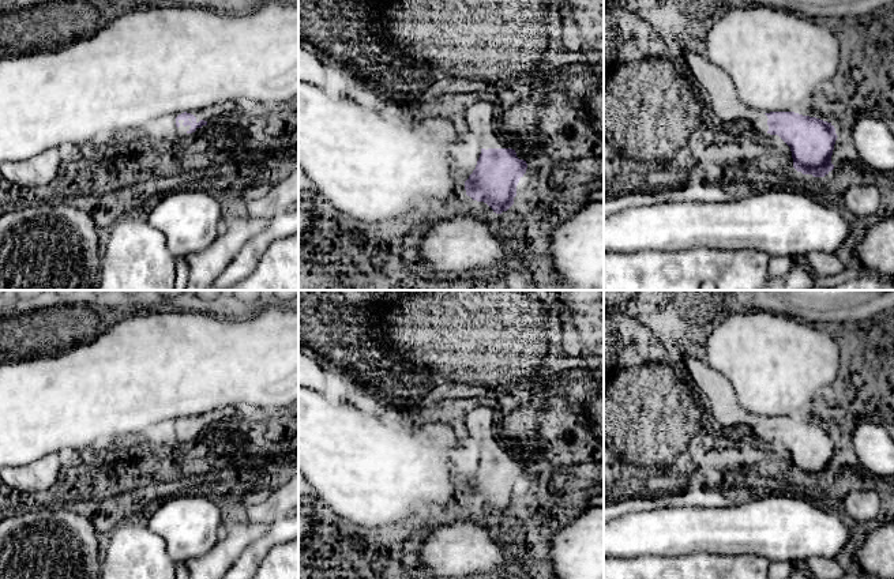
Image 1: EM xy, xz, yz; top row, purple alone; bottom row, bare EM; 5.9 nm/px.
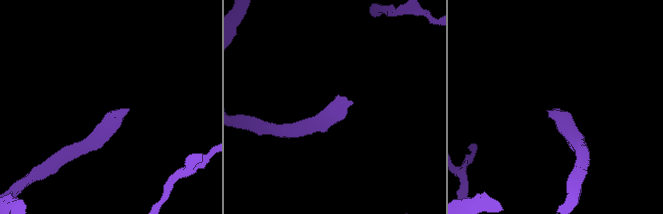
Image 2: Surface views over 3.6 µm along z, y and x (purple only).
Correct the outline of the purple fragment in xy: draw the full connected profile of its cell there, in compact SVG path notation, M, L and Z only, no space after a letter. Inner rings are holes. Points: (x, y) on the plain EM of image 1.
M221 407L213 411L211 414L206 414L198 420L181 418L176 422L176 432L179 439L192 439L198 433L207 431L213 424L215 426L221 426L222 424L229 424L233 418L237 418L241 414L241 410L236 407Z

